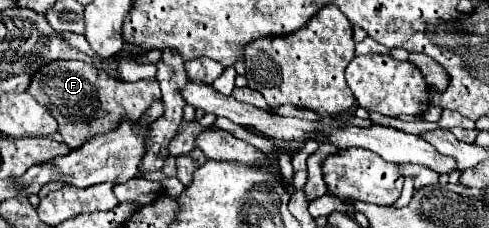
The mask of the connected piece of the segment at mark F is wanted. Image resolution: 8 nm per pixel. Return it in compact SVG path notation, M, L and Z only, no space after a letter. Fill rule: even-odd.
M53 61L45 65L45 69L41 69L37 77L33 77L29 93L33 93L33 97L37 97L37 101L45 105L53 113L53 117L59 119L59 133L63 135L69 149L79 149L91 137L113 131L121 119L137 121L151 107L153 101L161 99L161 89L155 79L123 83L111 79L107 73L101 73L85 61ZM85 107L91 111L91 115L87 117ZM69 119L81 119L83 123L71 123Z

